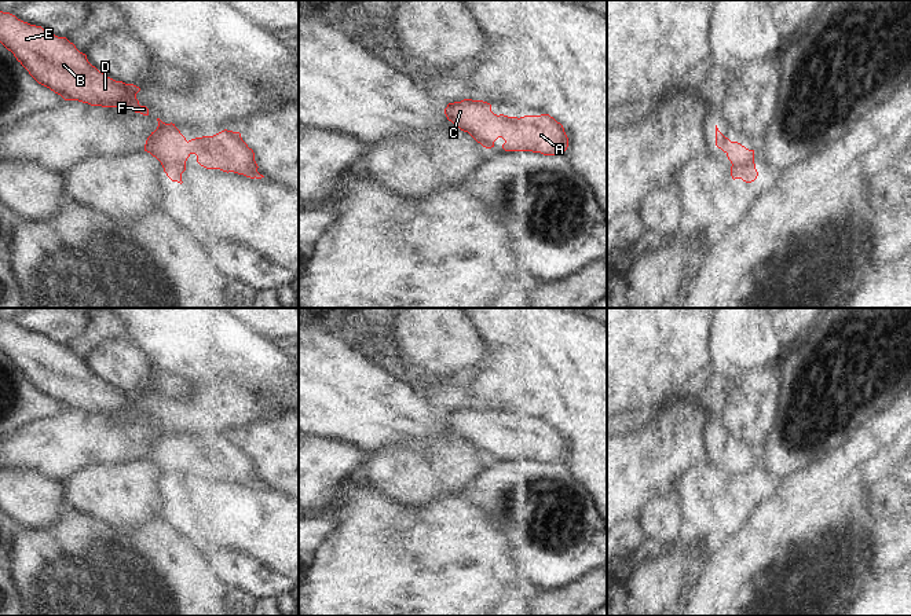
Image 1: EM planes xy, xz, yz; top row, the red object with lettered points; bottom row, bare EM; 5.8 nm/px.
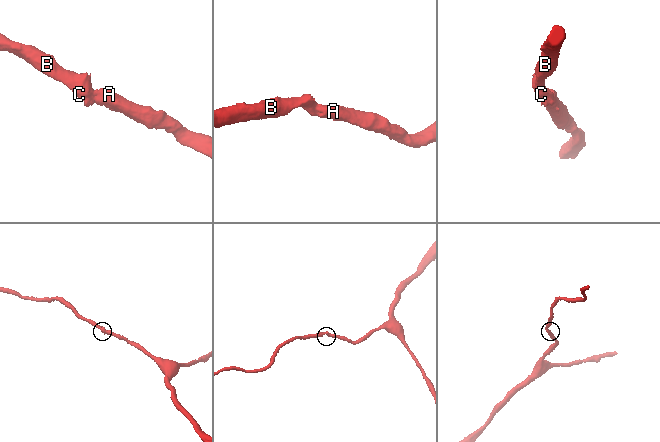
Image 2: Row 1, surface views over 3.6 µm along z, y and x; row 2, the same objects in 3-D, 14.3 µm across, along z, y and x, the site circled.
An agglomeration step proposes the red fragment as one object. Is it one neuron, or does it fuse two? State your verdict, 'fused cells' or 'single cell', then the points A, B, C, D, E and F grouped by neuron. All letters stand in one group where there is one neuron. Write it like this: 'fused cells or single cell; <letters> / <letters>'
single cell; A B C D E F

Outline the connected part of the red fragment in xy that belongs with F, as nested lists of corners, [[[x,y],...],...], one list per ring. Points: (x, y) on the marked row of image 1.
[[[0,11],[0,43],[39,84],[65,100],[102,107],[125,106],[149,116],[149,109],[136,99],[139,87],[116,81],[99,72],[66,37]]]

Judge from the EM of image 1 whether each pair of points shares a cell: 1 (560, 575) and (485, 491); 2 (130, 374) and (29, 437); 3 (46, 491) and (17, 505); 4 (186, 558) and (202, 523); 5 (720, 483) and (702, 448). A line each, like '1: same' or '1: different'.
1: same
2: different
3: same
4: different
5: different

